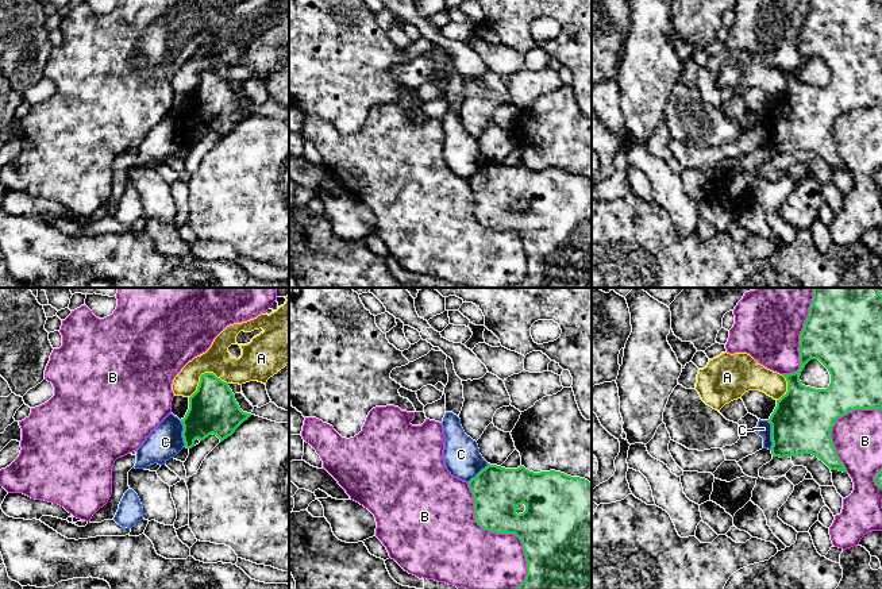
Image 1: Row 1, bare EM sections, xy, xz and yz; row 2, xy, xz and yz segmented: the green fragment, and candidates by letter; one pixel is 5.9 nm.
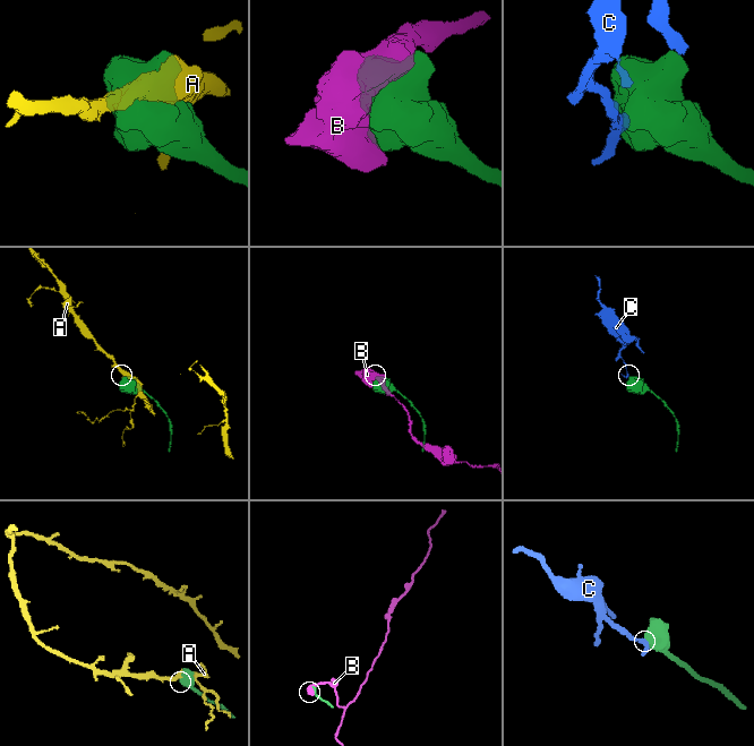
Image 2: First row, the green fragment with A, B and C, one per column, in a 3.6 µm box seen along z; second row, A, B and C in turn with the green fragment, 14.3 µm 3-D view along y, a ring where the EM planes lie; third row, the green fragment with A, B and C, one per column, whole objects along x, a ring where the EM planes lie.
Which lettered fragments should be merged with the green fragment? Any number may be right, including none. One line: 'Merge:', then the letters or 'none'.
Merge: none

